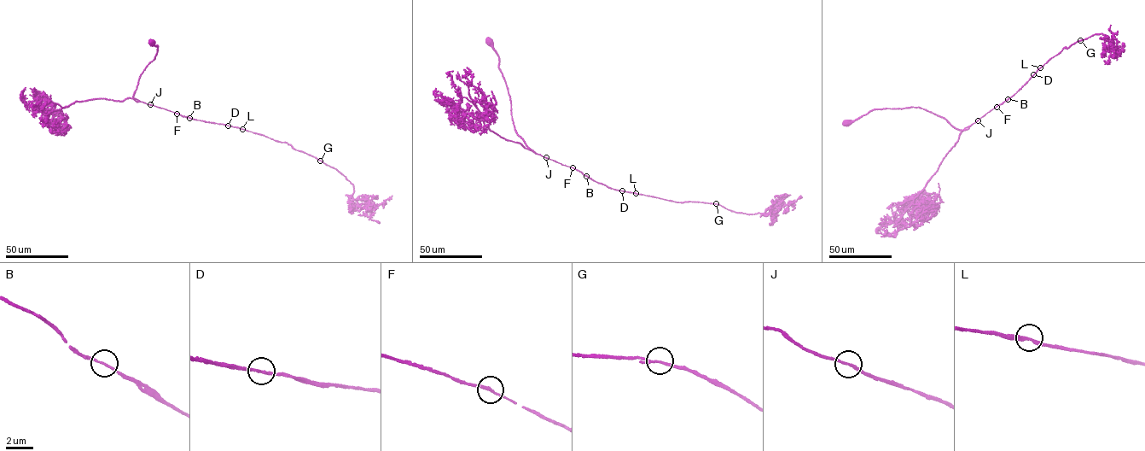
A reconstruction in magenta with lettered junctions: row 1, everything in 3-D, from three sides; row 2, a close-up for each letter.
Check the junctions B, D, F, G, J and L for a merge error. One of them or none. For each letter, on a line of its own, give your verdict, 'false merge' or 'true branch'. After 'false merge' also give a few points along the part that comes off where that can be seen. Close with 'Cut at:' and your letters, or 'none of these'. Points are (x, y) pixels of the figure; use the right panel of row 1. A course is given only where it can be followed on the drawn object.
B: true branch
D: true branch
F: true branch
G: true branch
J: true branch
L: true branch
Cut at: none of these

